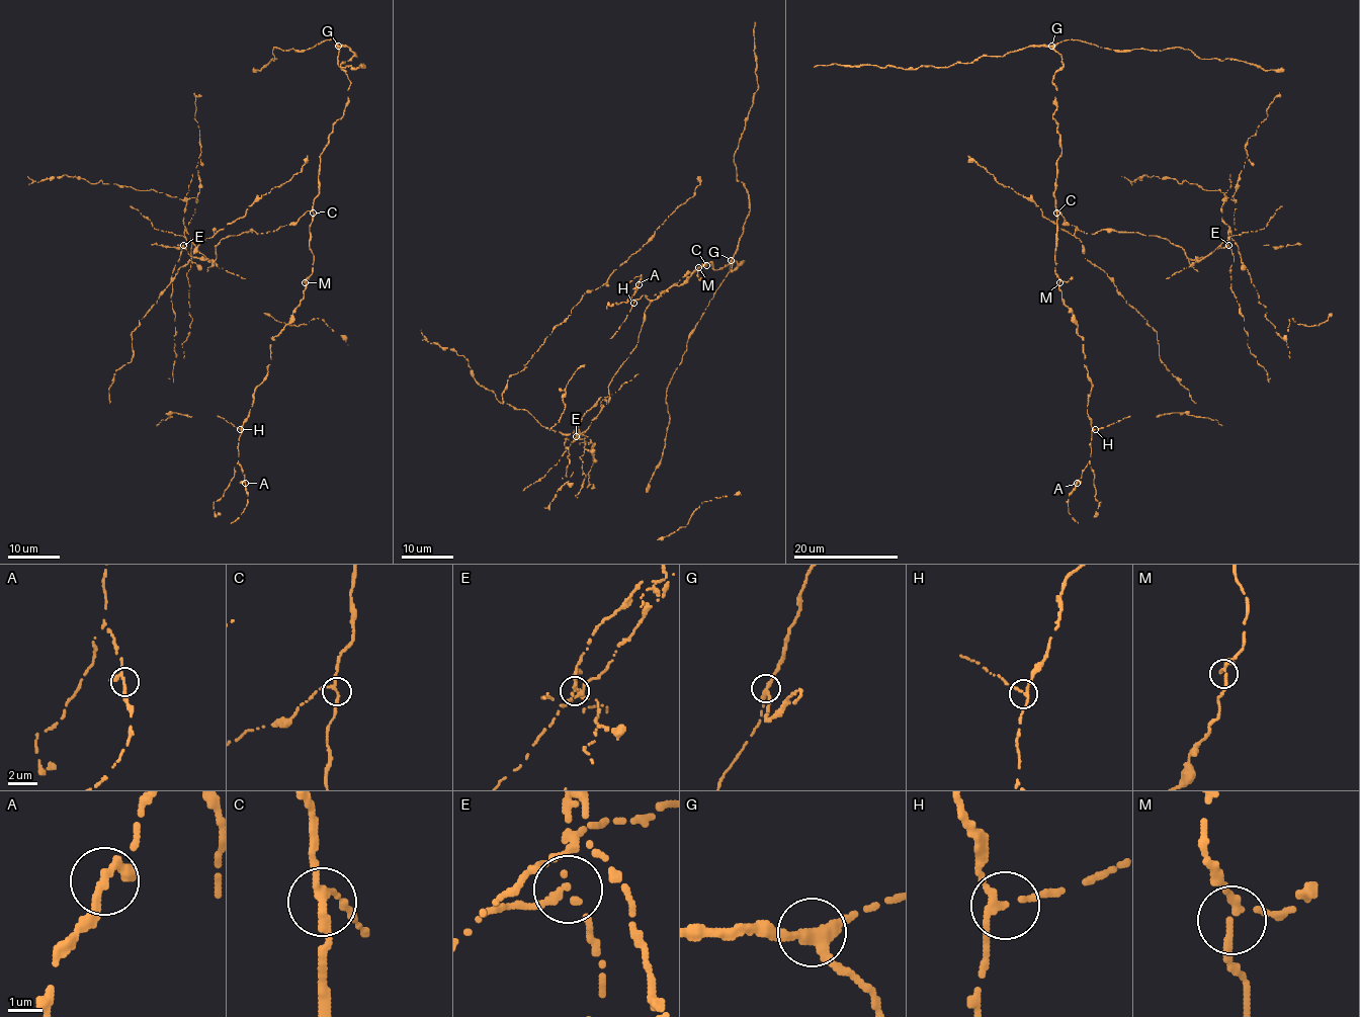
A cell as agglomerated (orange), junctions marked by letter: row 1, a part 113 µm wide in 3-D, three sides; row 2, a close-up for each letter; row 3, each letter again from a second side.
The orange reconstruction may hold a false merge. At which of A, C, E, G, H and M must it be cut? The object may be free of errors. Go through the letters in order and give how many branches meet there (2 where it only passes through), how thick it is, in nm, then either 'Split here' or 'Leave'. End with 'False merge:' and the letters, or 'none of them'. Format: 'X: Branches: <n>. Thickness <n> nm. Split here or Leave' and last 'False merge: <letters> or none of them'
A: Branches: 3. Thickness 170 nm. Leave
C: Branches: 3. Thickness 220 nm. Leave
E: Branches: 3. Thickness 160 nm. Split here
G: Branches: 3. Thickness 280 nm. Leave
H: Branches: 3. Thickness 190 nm. Leave
M: Branches: 3. Thickness 180 nm. Leave
False merge: E

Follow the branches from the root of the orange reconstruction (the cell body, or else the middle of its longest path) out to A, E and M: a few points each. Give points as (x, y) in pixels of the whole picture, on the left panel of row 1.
A: (279, 228), (313, 213), (313, 272), (292, 319), (272, 340), (267, 376), (241, 427), (238, 460), (245, 483)
E: (279, 228), (267, 233), (250, 229), (222, 238), (213, 262), (191, 242), (182, 245)
M: (279, 228), (293, 224), (307, 210), (313, 213), (309, 228), (313, 272), (305, 282)

